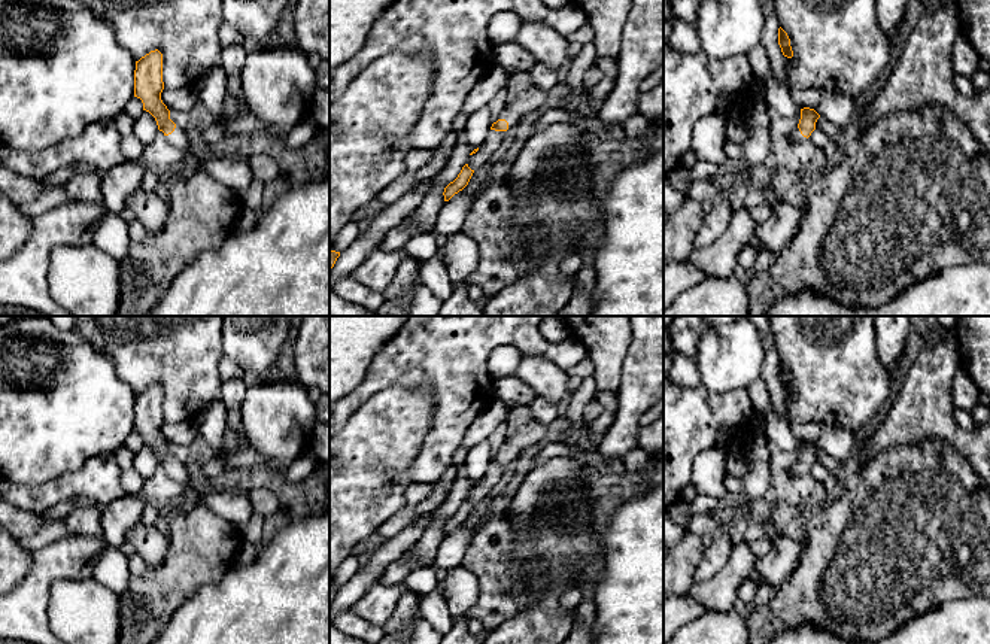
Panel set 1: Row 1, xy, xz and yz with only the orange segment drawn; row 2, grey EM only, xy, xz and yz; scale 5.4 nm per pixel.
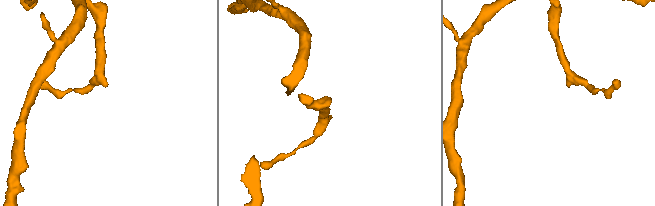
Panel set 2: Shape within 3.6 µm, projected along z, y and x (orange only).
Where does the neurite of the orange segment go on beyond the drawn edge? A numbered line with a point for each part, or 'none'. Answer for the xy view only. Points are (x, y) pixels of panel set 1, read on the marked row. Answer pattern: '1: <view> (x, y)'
1: xy (178, 139)

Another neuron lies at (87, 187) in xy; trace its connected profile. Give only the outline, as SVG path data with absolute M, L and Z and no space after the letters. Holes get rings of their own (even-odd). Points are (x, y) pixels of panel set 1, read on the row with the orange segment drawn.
M82 173L72 177L64 183L64 191L72 200L82 203L101 204L101 174L98 173Z

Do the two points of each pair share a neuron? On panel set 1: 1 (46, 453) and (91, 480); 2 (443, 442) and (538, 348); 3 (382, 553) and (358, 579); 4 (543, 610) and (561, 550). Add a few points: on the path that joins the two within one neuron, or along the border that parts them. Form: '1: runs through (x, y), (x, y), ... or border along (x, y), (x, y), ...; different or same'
1: border along (106, 453), (90, 456), (78, 468), (42, 483); different
2: runs through (456, 404), (461, 368), (492, 337), (501, 337); same
3: runs through (379, 561), (366, 574); same
4: runs through (553, 595), (561, 585), (561, 565); same

